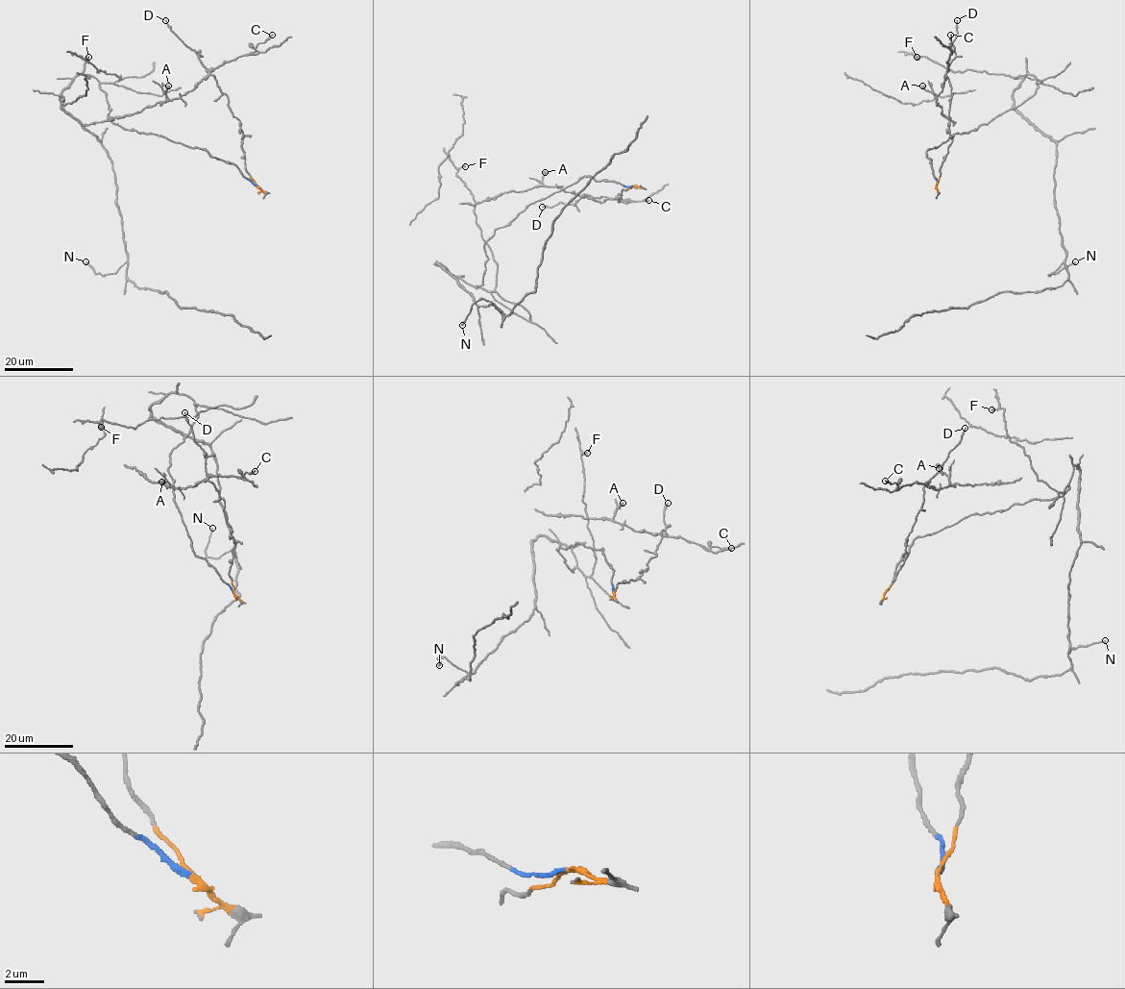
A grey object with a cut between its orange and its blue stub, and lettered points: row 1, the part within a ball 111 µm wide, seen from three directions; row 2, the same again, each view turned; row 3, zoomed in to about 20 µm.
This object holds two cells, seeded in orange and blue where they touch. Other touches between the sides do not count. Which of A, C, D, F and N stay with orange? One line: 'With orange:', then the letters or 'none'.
With orange: A, C, D

